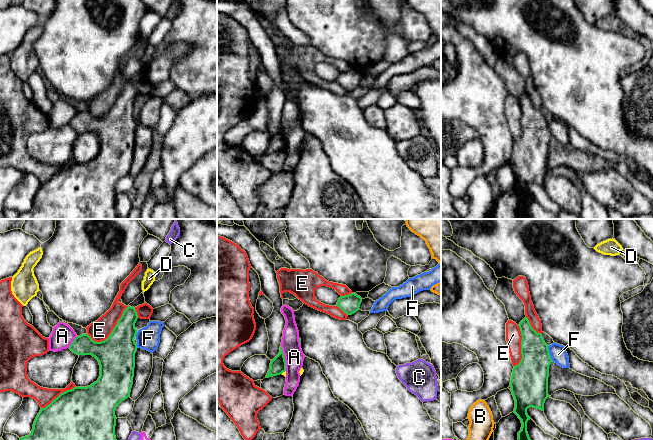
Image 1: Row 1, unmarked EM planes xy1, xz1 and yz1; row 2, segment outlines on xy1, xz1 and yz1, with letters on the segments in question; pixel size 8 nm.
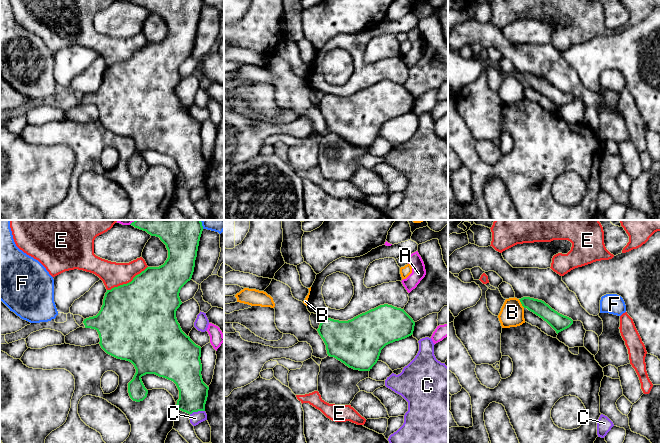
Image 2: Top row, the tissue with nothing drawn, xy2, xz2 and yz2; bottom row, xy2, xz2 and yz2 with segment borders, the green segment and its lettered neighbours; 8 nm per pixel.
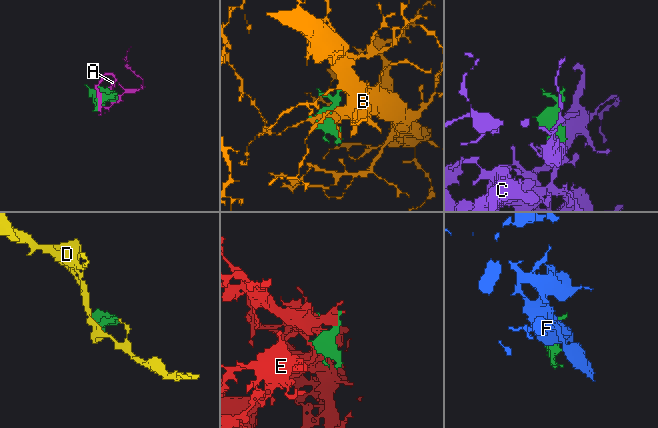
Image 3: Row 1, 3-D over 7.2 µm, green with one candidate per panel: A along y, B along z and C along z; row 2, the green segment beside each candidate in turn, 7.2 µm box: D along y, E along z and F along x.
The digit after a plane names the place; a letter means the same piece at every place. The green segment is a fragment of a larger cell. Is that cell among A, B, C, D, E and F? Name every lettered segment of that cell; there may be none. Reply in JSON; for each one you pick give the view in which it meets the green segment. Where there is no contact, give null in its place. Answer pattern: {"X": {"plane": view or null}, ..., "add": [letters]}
{"add": []}

